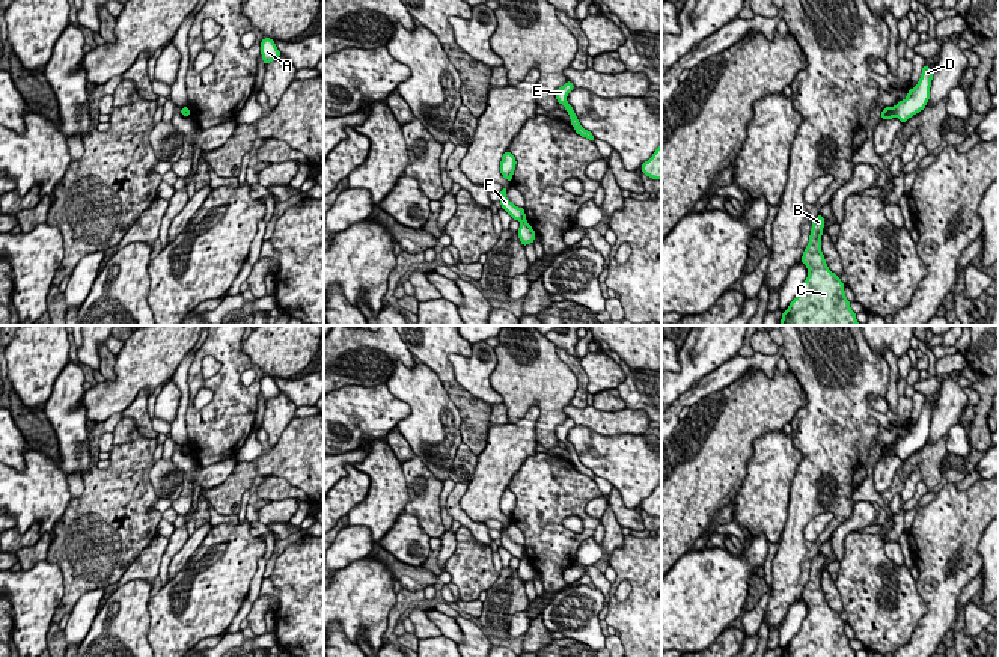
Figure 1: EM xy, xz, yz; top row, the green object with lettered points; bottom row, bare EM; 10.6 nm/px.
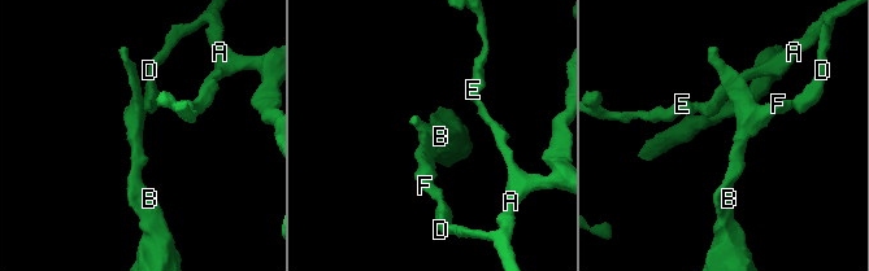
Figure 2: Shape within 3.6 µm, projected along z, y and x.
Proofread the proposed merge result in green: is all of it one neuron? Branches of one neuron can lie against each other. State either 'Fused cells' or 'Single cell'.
Fused cells

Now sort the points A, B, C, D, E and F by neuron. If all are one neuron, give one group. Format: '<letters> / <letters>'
A D E / B C F

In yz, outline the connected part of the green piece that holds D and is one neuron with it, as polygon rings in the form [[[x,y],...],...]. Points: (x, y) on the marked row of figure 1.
[[[924,65],[918,84],[913,89],[909,89],[906,99],[894,107],[895,118],[898,118],[901,124],[925,108],[930,99],[931,80],[933,72],[927,65]]]

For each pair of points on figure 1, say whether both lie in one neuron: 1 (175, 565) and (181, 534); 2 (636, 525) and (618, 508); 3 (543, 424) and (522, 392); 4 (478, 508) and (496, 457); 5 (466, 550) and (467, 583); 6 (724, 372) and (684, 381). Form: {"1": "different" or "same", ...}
{"1": "different", "2": "same", "3": "same", "4": "same", "5": "same", "6": "different"}

